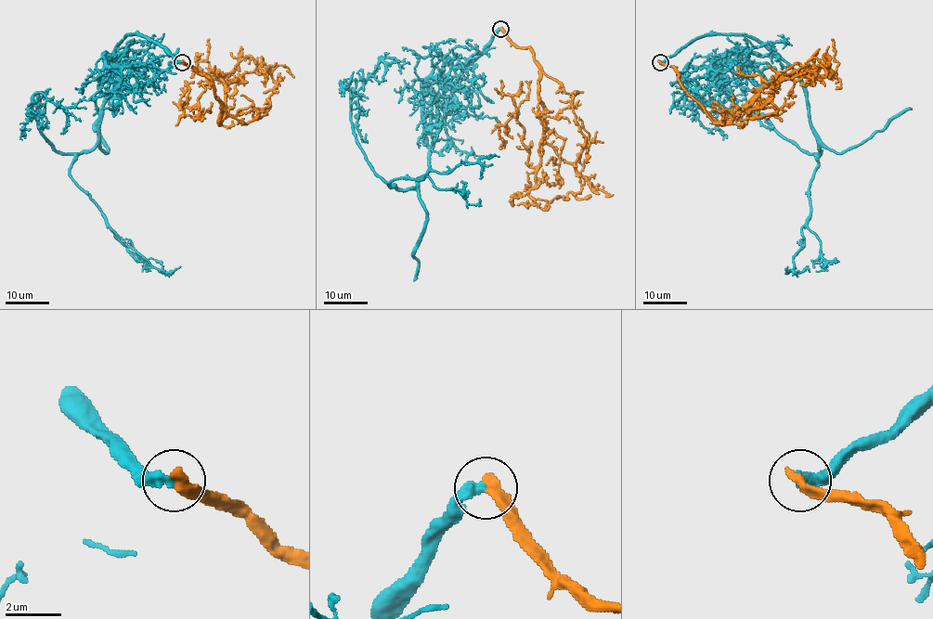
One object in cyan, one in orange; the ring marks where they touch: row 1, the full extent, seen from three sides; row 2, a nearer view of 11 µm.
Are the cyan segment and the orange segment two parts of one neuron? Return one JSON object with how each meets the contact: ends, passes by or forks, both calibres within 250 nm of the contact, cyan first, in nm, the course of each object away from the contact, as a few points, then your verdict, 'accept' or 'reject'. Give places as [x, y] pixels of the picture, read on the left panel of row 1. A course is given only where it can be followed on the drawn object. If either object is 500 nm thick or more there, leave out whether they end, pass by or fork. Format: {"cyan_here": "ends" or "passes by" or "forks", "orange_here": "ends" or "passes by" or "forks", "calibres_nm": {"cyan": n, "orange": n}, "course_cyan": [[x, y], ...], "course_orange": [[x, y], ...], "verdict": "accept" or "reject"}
{"cyan_here": "ends", "orange_here": "ends", "calibres_nm": {"cyan": 360, "orange": 440}, "course_cyan": [[182, 62], [128, 34], [88, 150], [59, 153], [32, 98], [62, 108], [60, 134]], "course_orange": [[182, 62], [211, 81], [220, 123], [225, 112], [218, 73], [209, 74], [195, 117], [183, 113], [181, 104]], "verdict": "reject"}

